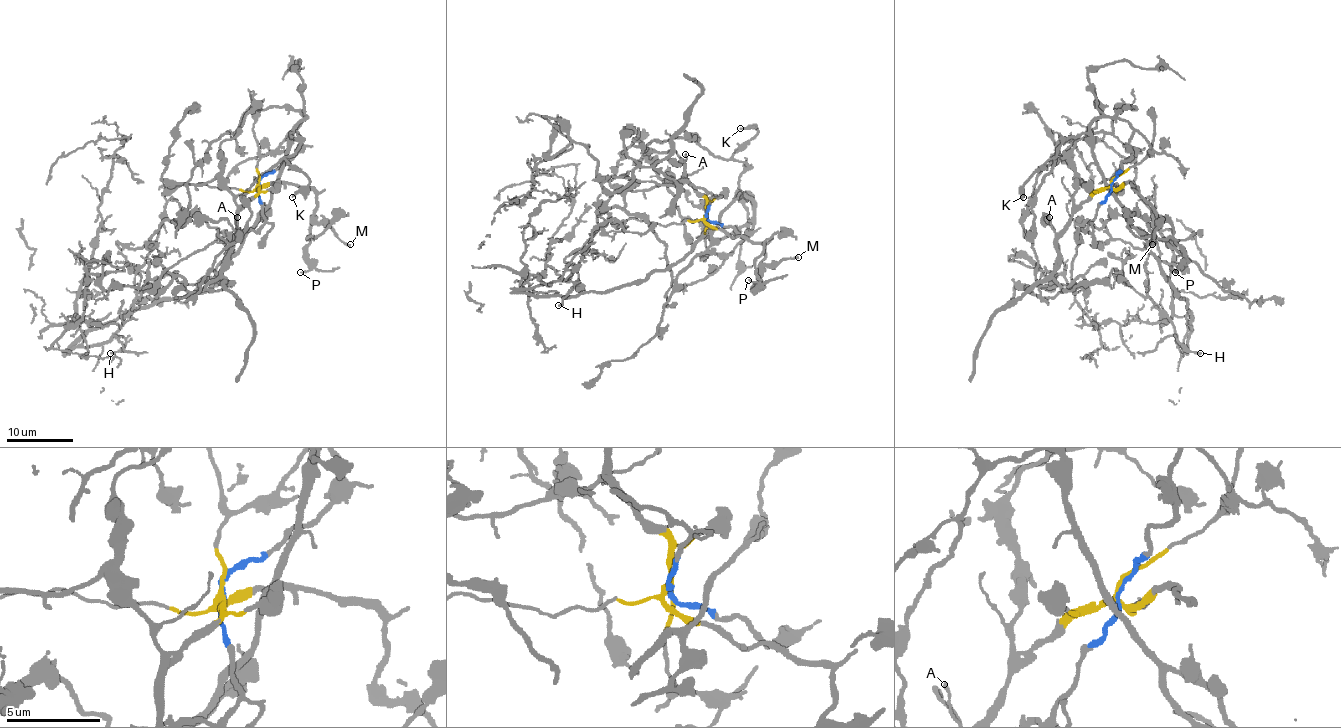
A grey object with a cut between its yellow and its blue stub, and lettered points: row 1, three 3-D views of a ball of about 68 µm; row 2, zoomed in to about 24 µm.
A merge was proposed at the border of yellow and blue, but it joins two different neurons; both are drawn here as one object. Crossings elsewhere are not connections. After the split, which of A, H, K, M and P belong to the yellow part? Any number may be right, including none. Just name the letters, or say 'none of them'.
A, M, P

